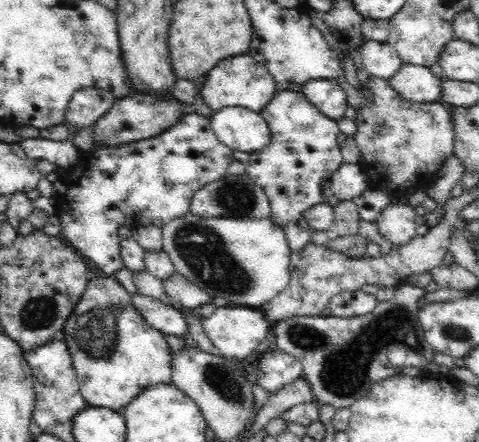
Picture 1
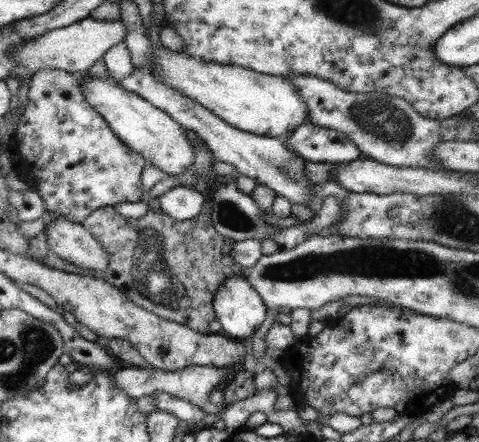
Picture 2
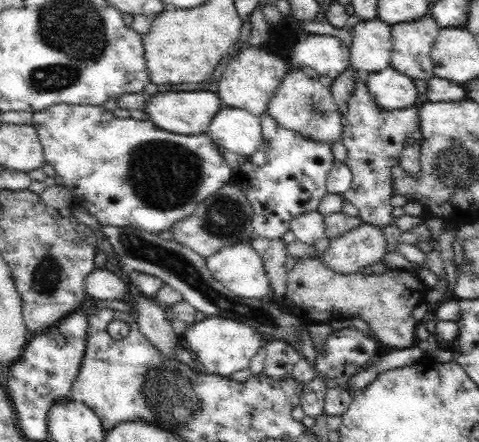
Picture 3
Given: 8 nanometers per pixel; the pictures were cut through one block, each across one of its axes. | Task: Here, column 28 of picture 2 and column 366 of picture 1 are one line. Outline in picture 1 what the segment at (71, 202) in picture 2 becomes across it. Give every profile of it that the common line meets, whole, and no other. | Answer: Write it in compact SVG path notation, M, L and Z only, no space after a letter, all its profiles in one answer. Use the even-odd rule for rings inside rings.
M368 76L368 90L372 92L372 102L364 102L360 110L356 110L356 134L352 136L362 152L362 160L360 166L368 176L368 184L370 184L370 192L382 192L386 196L394 196L394 198L404 198L410 188L412 192L426 192L436 180L438 180L438 170L444 164L444 160L448 160L450 156L454 156L454 146L456 146L456 138L454 138L454 128L452 128L452 112L450 106L442 104L440 100L436 100L434 104L418 104L418 102L408 102L406 98L402 98L388 80L376 78L376 76Z

